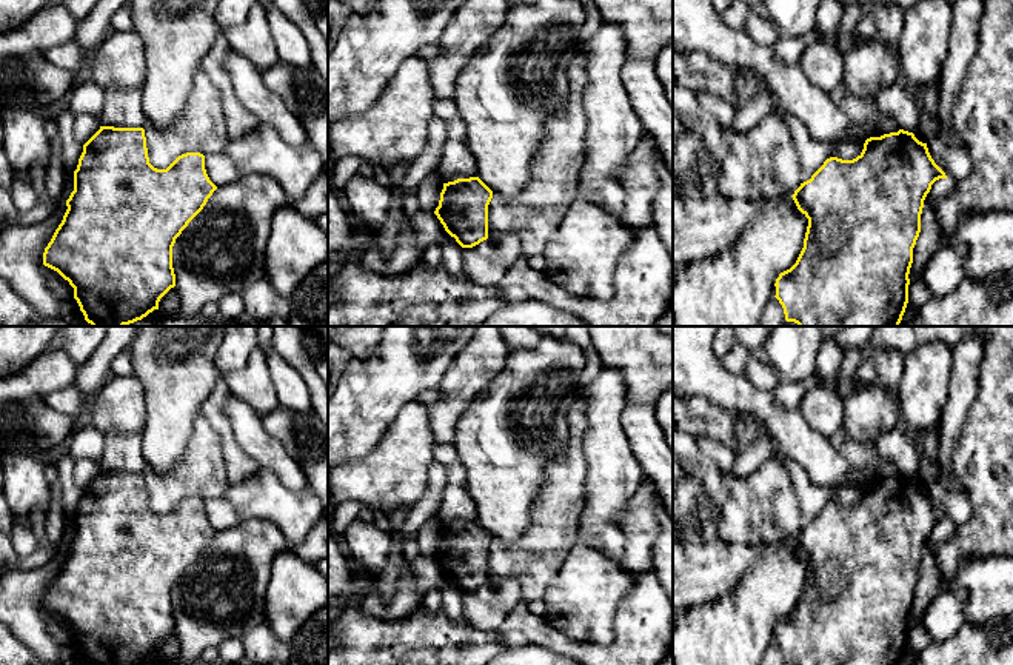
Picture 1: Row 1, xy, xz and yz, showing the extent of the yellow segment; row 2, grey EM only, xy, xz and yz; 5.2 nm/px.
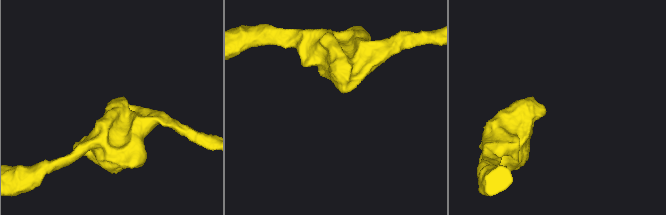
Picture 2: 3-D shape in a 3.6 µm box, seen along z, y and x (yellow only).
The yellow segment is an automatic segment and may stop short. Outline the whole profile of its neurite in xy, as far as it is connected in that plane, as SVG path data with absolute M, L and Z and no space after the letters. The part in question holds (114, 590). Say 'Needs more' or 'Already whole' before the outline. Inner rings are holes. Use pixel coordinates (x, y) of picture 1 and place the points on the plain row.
Already whole. M143 473L100 474L83 490L74 516L74 536L66 557L43 597L43 610L57 616L74 633L85 665L142 665L159 654L160 643L176 631L172 591L188 568L203 554L217 531L205 514L205 500L186 497L166 514L149 508Z

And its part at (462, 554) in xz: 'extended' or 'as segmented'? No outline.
as segmented

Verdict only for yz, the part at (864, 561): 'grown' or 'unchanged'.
unchanged

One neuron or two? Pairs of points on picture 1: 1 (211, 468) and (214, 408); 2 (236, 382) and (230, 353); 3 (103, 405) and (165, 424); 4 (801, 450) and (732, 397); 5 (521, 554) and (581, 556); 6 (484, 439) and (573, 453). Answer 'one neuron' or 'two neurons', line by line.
1: two neurons
2: two neurons
3: two neurons
4: one neuron
5: two neurons
6: two neurons

